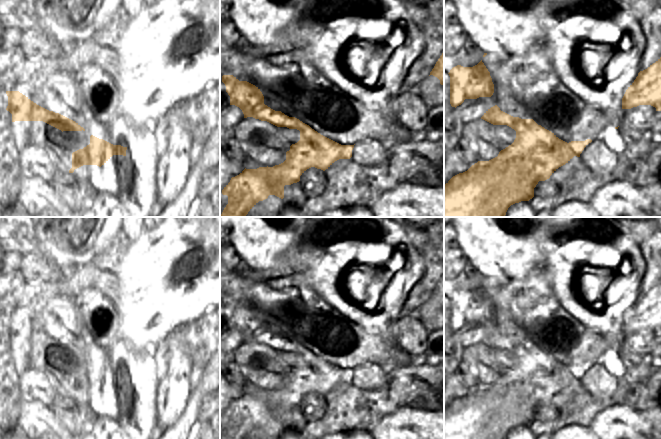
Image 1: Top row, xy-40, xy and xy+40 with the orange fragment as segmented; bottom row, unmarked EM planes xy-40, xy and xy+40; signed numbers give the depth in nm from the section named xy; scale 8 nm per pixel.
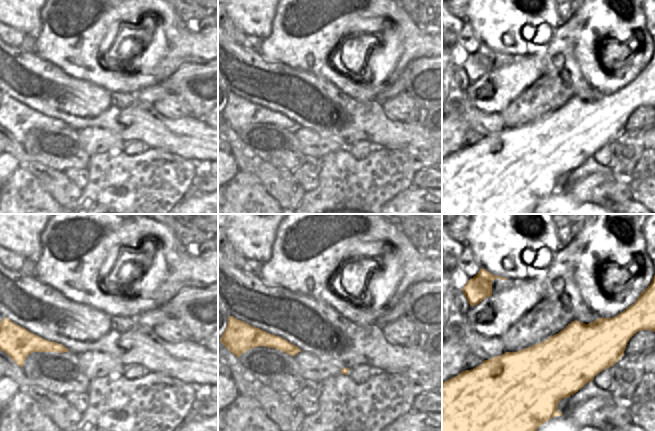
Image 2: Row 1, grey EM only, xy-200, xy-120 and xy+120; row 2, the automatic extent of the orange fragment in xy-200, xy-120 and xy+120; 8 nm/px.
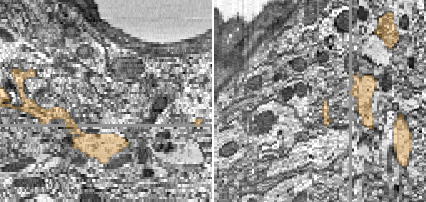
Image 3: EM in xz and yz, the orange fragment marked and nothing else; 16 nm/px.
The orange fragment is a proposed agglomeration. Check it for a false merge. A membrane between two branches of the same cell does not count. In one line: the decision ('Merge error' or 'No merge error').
Merge error

